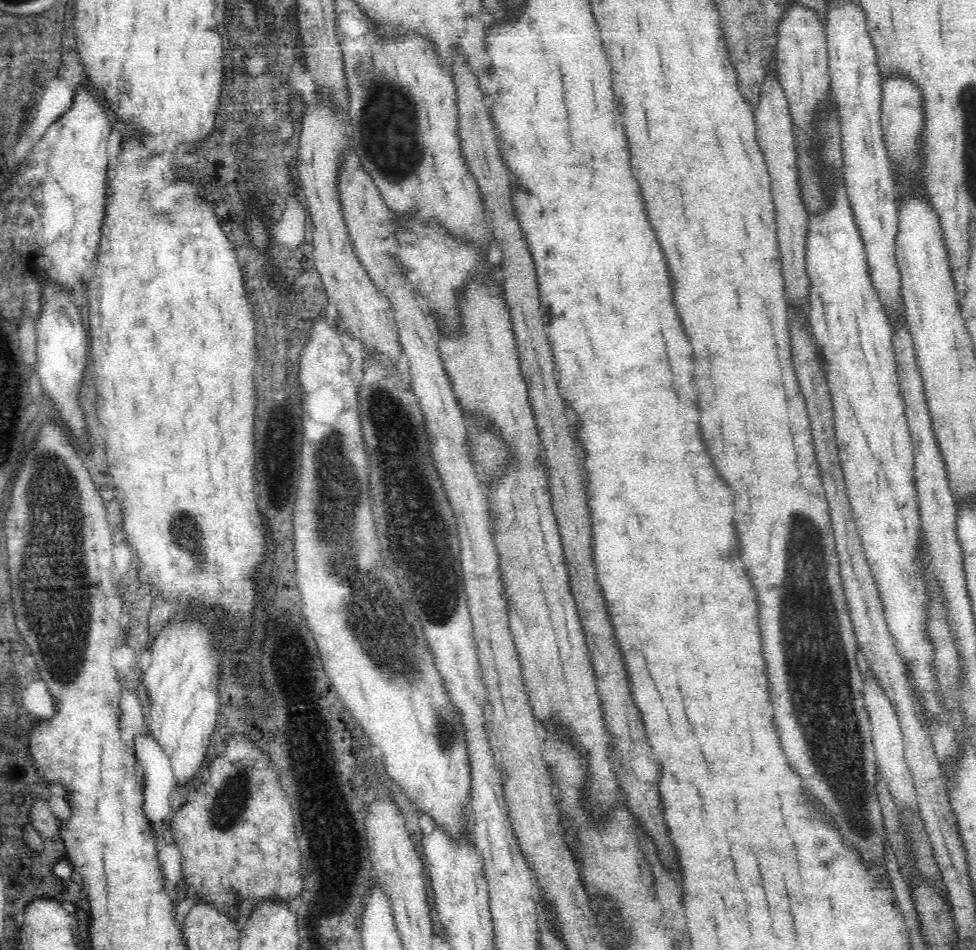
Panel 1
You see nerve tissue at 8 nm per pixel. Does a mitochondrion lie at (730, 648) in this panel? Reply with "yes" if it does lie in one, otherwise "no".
no

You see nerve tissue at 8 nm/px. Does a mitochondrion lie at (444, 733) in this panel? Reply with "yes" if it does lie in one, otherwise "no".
yes

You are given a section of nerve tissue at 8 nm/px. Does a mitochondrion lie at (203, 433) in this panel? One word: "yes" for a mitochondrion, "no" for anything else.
no

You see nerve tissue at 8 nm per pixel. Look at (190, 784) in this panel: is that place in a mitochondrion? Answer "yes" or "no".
no

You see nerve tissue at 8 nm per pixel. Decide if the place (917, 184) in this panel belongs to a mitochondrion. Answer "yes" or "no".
no

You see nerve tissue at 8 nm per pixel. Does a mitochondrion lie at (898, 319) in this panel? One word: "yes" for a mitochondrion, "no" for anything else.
no

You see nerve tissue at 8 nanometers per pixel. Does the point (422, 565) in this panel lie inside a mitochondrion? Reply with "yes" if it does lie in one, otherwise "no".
yes

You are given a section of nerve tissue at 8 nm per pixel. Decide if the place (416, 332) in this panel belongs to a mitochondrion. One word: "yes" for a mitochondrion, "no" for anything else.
no

